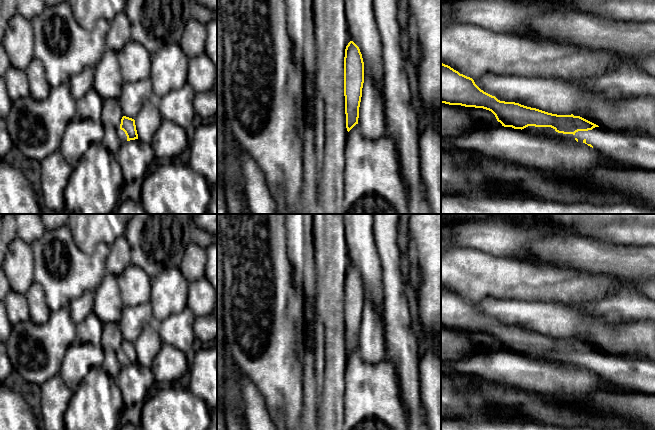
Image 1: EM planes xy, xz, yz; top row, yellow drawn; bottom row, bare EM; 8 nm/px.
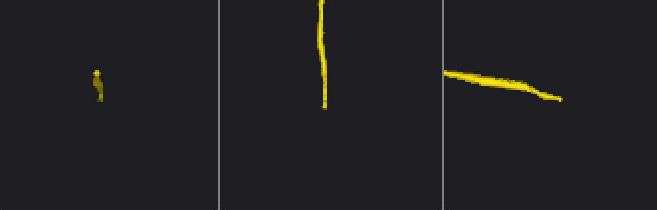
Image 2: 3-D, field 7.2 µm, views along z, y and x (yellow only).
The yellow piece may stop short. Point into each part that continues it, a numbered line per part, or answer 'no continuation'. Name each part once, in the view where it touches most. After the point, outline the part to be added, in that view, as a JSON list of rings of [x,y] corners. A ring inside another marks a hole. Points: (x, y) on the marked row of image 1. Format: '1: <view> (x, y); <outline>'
1: yz (633, 148); [[[595,127],[588,131],[578,131],[575,138],[579,143],[586,140],[593,148],[605,157],[641,167],[655,170],[655,138],[635,131],[613,131]]]

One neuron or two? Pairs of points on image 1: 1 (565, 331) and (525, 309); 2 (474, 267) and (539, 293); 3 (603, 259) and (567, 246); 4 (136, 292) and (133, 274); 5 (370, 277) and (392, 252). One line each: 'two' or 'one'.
1: one
2: one
3: one
4: one
5: two

